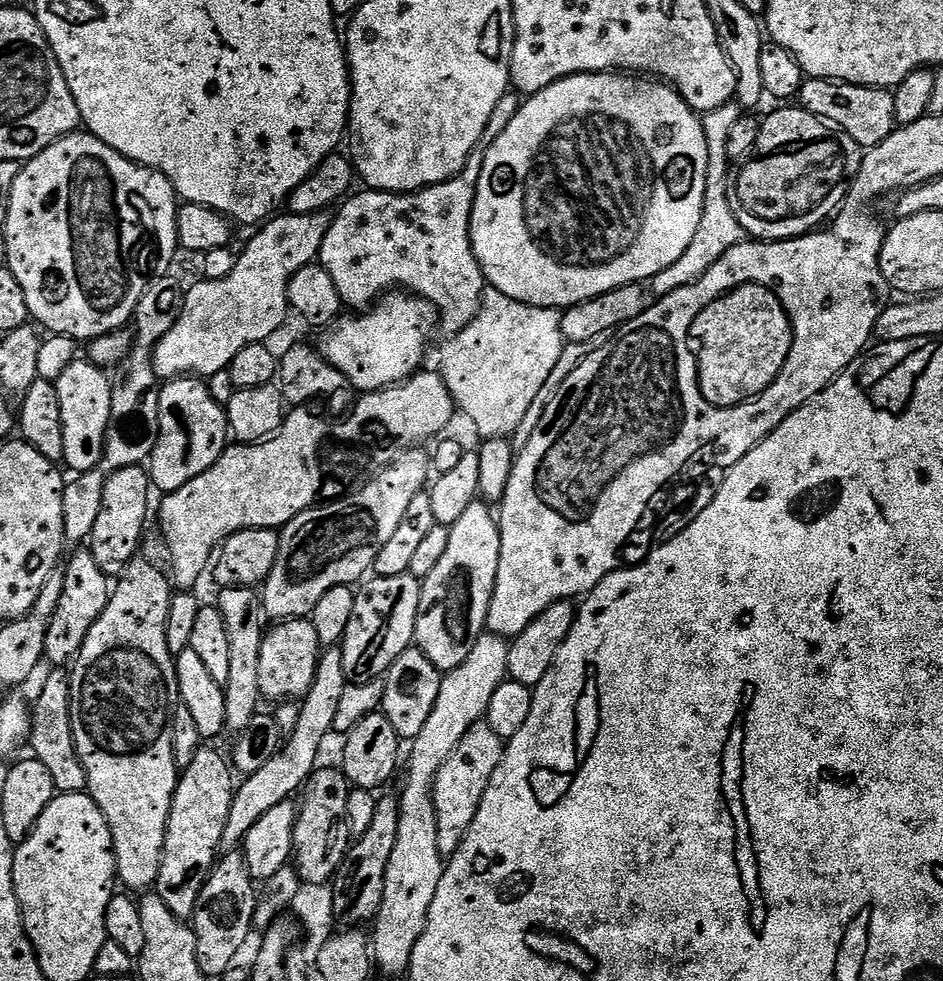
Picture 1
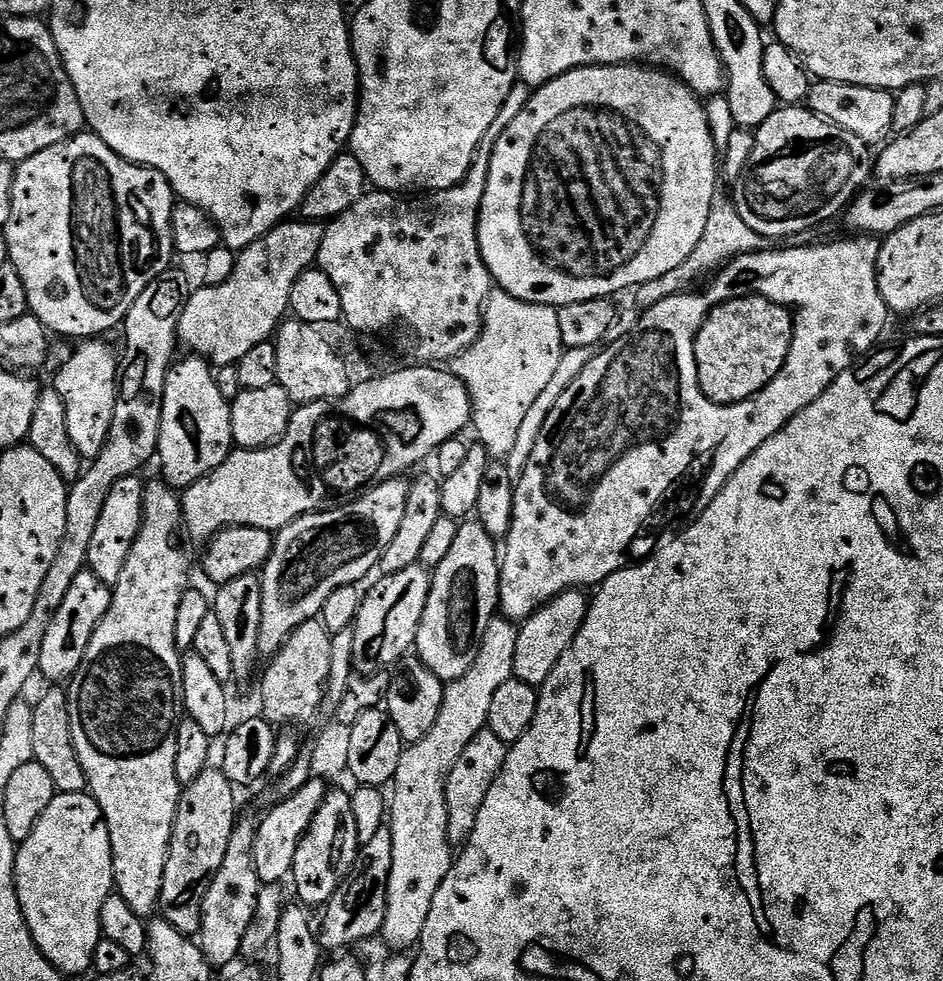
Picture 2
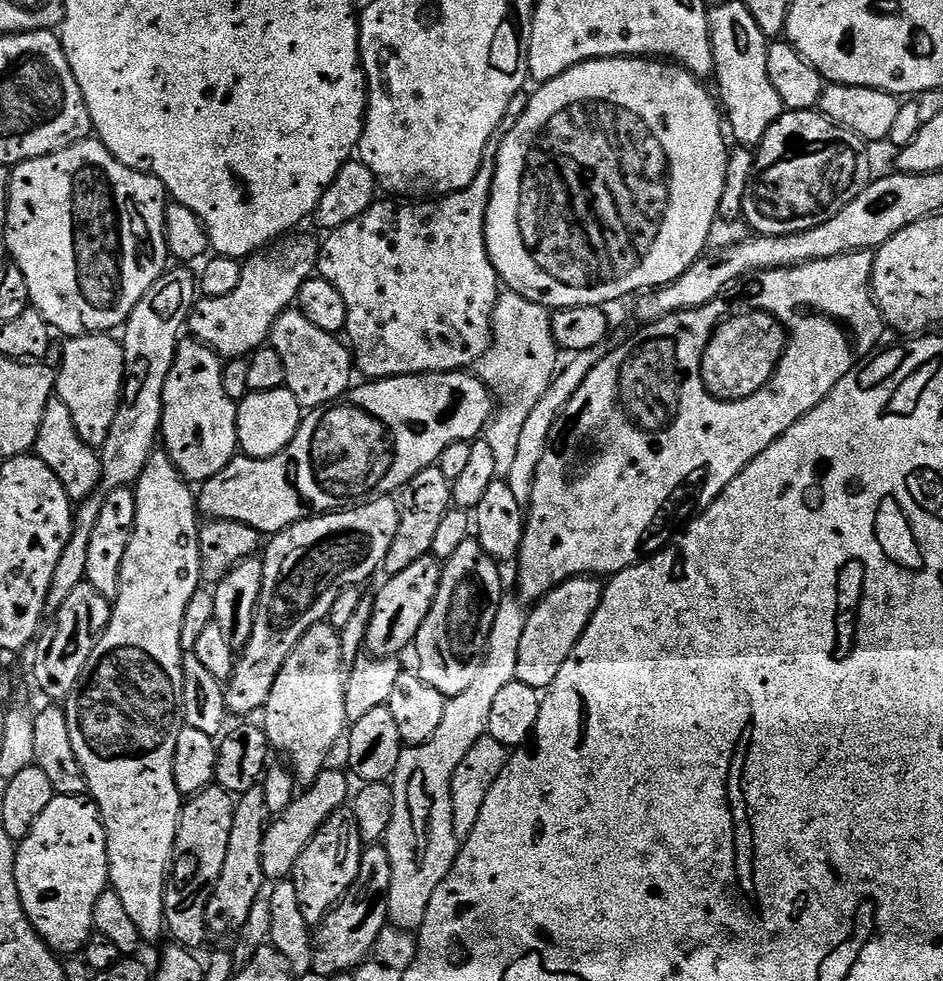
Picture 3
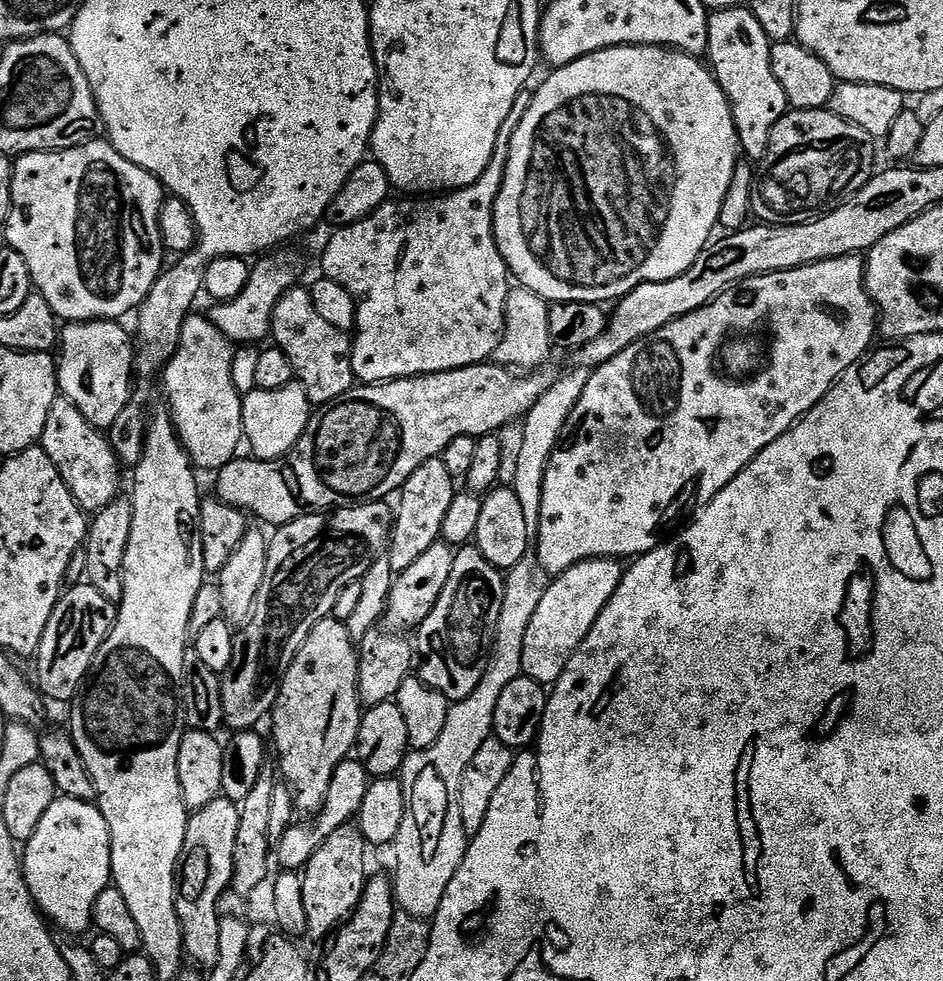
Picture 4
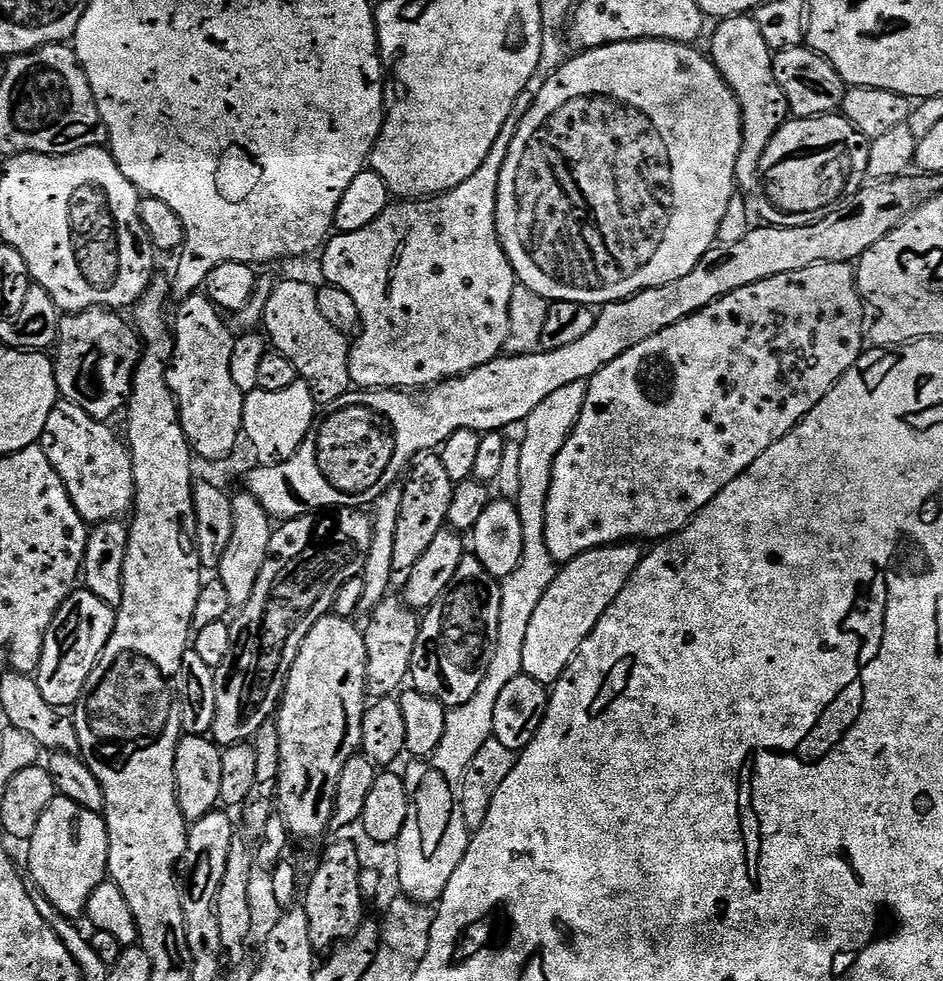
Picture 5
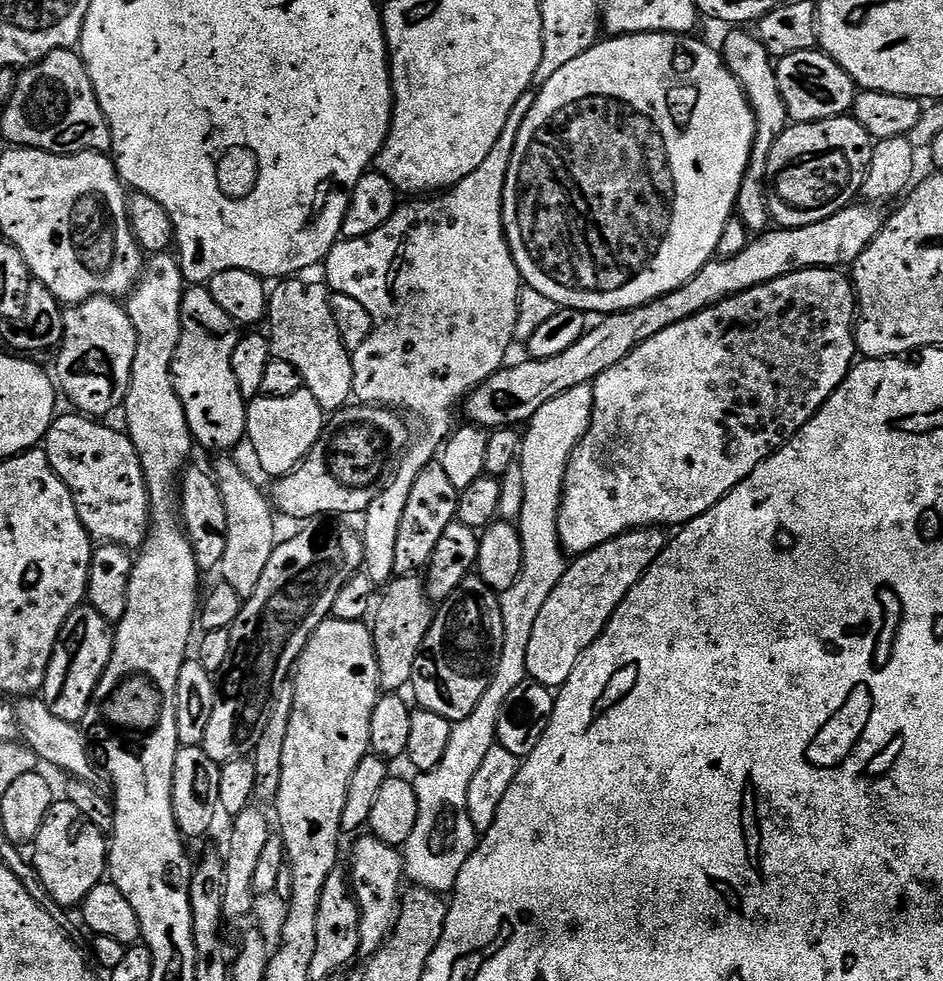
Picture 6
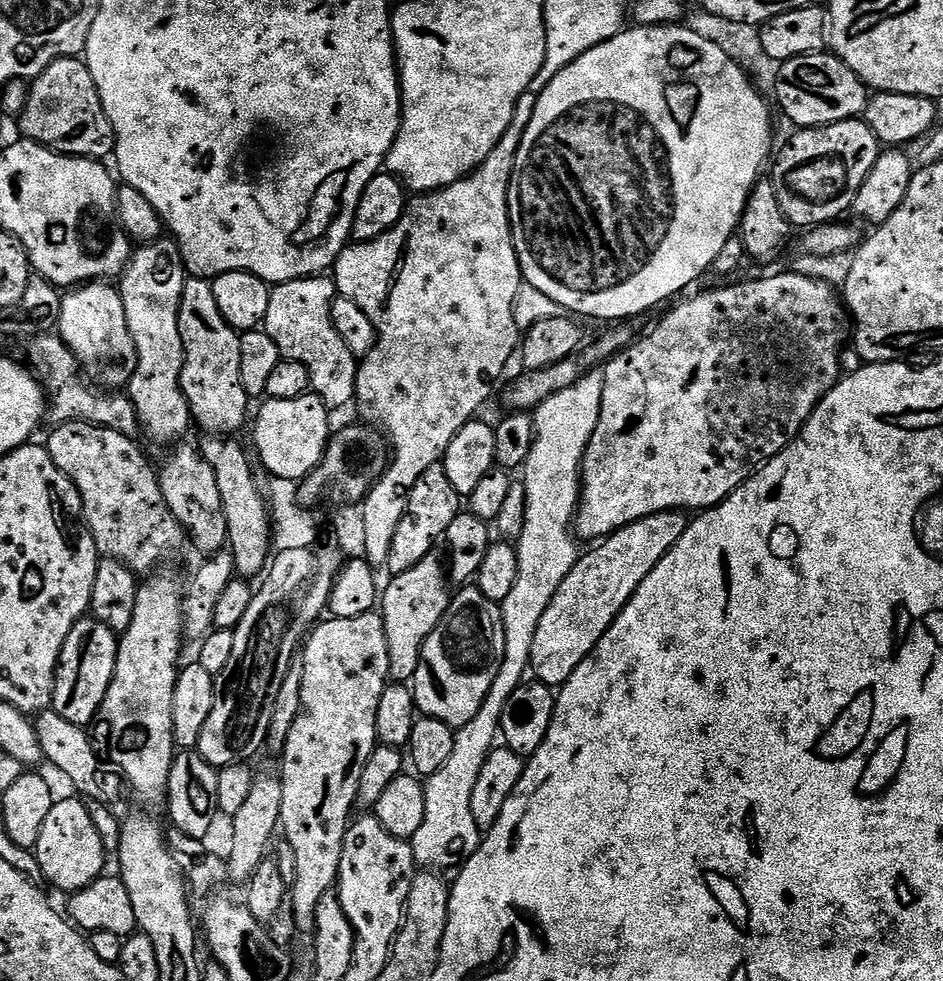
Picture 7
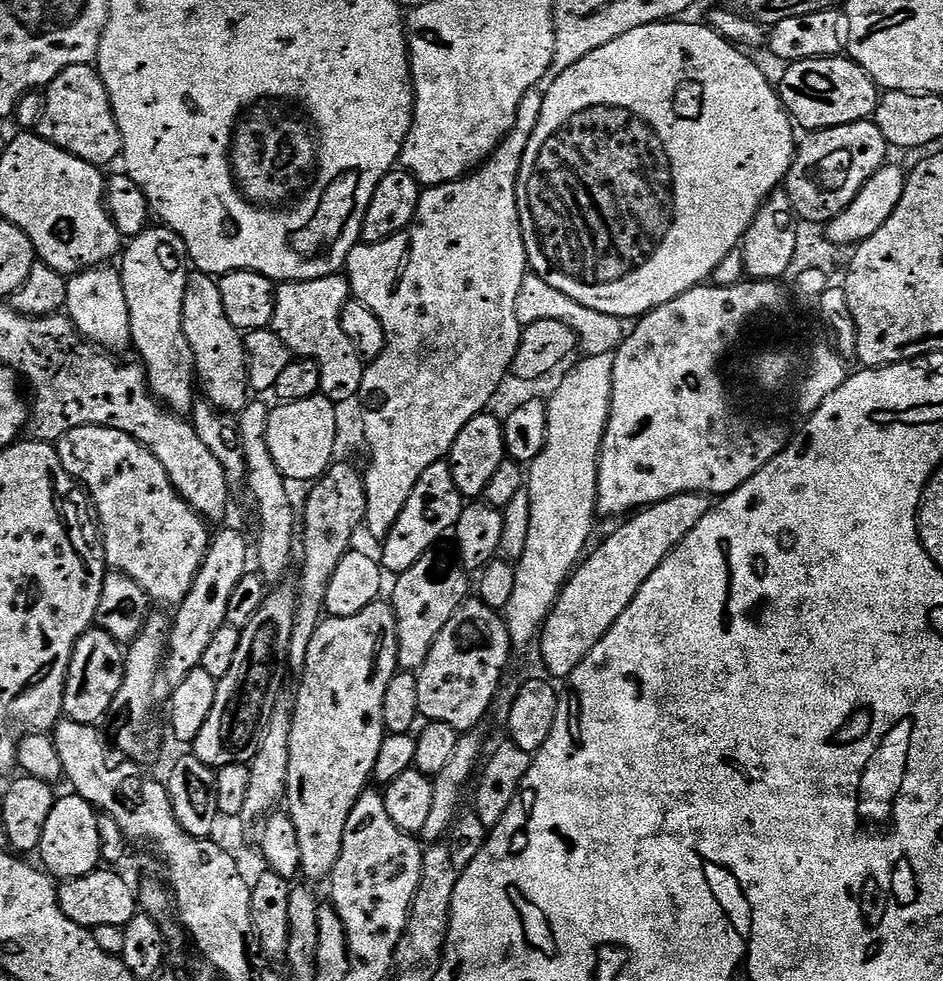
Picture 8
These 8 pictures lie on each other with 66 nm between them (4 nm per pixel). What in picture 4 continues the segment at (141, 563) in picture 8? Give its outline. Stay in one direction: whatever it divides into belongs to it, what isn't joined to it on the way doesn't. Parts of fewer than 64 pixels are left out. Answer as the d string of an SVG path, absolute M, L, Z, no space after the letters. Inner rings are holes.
M58 398L50 406L45 430L39 438L39 443L50 462L54 462L58 474L62 474L62 482L66 482L81 512L100 512L111 500L121 495L122 465L117 460L107 435L90 422L86 422L86 418L82 418L80 411L68 400Z

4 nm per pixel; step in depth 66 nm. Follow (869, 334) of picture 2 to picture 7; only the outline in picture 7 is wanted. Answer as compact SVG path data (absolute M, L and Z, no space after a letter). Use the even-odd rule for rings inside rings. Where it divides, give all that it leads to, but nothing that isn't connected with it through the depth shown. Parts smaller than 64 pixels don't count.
M780 272L777 276L764 276L761 280L748 280L745 284L732 284L729 288L718 288L714 292L704 292L701 296L683 300L653 326L652 332L646 333L641 340L639 337L603 365L604 385L598 426L594 426L594 434L584 455L584 465L580 467L580 506L576 509L574 532L581 541L599 542L635 520L659 512L716 507L765 460L777 456L791 440L799 437L804 423L812 417L812 411L821 398L841 379L840 351L844 348L846 308L838 299L837 289L835 292L826 281L815 280L812 276L799 276L796 272Z

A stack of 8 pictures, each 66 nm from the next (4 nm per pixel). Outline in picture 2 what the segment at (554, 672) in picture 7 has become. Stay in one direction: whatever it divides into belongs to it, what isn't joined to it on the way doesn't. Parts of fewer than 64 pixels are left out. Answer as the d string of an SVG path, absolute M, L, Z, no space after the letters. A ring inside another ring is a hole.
M569 590L558 594L549 604L542 605L536 613L523 621L518 628L518 646L514 646L515 679L533 686L539 686L550 678L554 666L566 654L566 650L574 642L578 630L582 630L582 622L588 613L589 597L580 590Z

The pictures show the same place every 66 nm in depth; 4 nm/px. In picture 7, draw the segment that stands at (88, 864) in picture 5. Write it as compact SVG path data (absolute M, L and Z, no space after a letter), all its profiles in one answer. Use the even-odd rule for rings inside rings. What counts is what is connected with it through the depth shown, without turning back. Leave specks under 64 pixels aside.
M57 799L53 803L50 814L46 814L42 834L38 834L34 849L45 881L61 888L65 894L80 892L106 872L106 853L102 838L98 838L98 826L94 826L94 818L90 818L87 803L83 799L80 800Z

